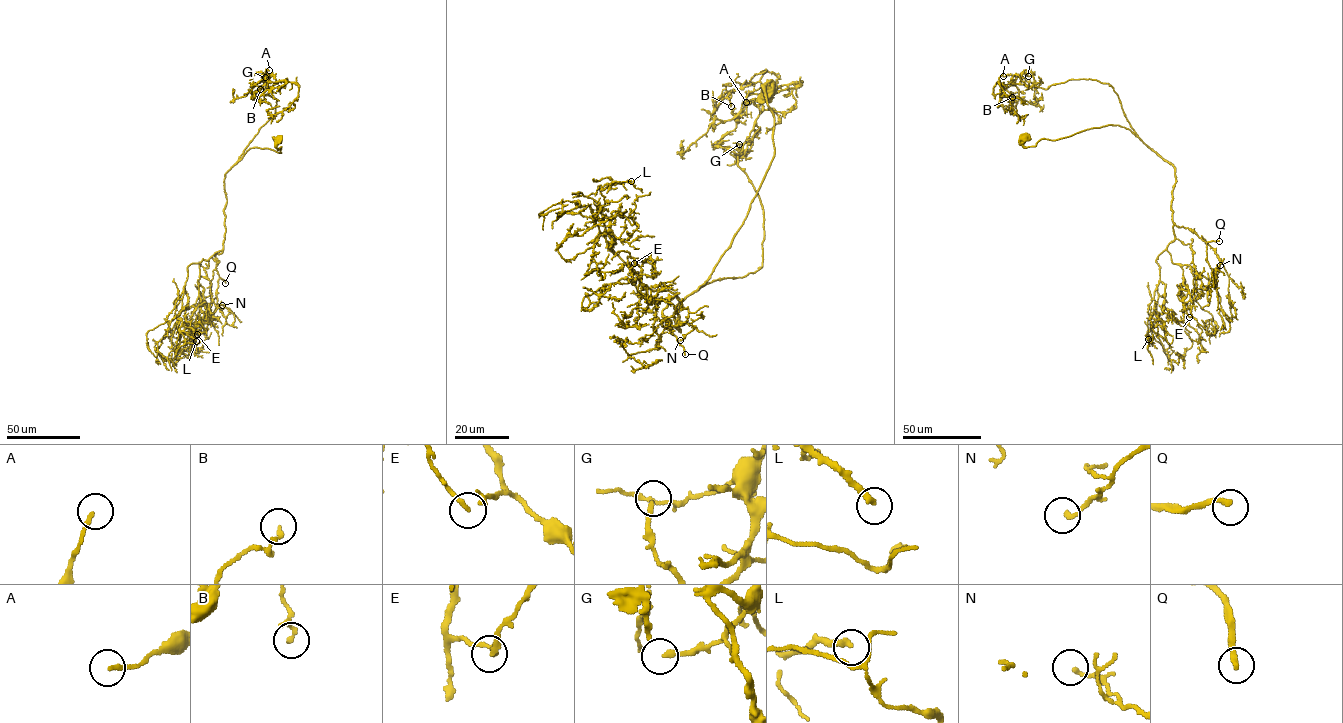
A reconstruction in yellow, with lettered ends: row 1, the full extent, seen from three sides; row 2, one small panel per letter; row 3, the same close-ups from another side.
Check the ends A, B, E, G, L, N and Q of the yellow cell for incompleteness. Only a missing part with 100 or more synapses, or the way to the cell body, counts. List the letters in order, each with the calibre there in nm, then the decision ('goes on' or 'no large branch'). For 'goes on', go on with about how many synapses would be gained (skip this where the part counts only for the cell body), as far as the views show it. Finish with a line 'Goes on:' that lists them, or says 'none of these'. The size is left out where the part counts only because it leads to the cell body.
A: calibre 170 nm; no large branch
B: calibre 170 nm; no large branch
E: calibre 160 nm; no large branch
G: calibre 200 nm; no large branch
L: calibre 280 nm; no large branch
N: calibre 170 nm; no large branch
Q: calibre 200 nm; goes on; 300 synapses
Goes on: Q

